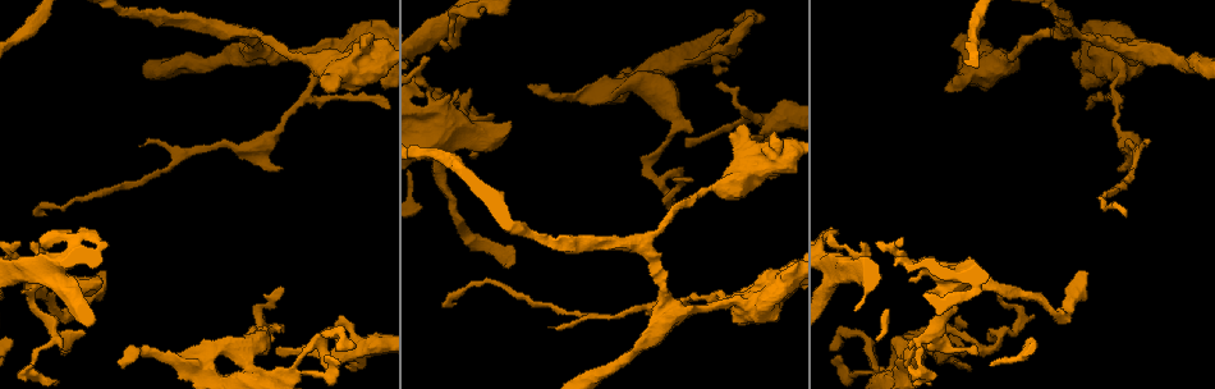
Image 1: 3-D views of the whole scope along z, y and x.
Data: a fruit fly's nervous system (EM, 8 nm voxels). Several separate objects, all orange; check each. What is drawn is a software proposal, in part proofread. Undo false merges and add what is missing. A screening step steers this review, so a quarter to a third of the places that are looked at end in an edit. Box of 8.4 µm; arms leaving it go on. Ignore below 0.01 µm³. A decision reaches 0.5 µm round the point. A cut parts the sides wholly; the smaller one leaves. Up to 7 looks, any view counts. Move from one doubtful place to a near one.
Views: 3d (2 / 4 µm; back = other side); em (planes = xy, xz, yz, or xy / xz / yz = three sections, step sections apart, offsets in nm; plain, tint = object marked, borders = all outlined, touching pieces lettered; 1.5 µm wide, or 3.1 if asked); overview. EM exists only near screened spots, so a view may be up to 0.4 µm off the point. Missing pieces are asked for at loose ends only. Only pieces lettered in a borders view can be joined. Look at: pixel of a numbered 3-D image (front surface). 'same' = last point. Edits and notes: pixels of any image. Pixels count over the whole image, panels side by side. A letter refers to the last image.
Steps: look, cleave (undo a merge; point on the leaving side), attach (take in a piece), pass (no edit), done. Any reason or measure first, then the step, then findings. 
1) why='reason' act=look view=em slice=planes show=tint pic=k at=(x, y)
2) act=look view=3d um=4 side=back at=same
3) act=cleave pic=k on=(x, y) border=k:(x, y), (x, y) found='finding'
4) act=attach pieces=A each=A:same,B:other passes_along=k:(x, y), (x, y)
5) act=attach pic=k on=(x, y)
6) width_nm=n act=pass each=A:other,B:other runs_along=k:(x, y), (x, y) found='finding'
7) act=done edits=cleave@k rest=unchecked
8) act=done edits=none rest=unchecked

why='branch stops here' act=look view=3d um=4 pic=1 at=(967, 366)

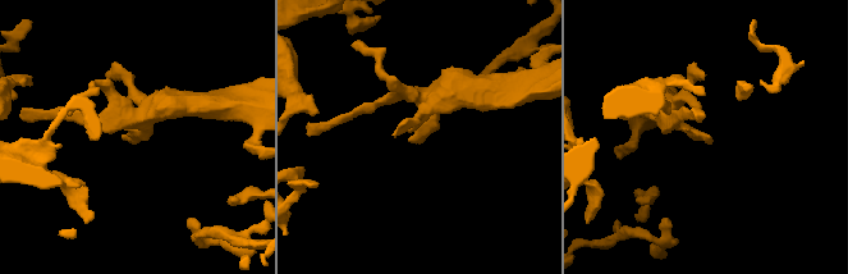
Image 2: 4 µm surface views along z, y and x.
act=look view=em slice=xy step=4 show=tint pic=2 at=(411, 139)

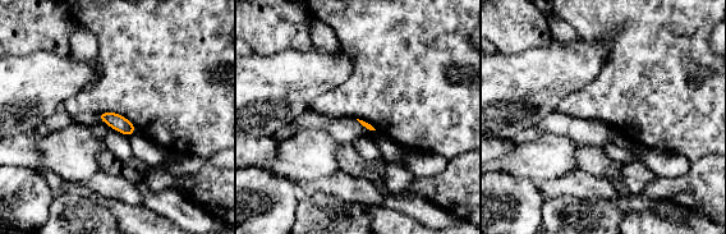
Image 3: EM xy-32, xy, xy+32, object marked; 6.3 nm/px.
why='cut it another way' act=look view=em slice=planes show=borders at=same

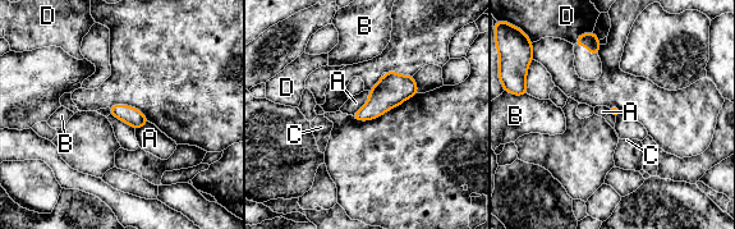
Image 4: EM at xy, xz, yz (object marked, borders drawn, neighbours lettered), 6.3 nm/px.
act=pass each=A:other,B:other,C:other,D:other border=4:(368, 91), (370, 97), (352, 115) found='no lettered piece goes on from it'

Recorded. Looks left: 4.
why='thick turns thin' act=look view=3d um=2 pic=1 at=(266, 331)

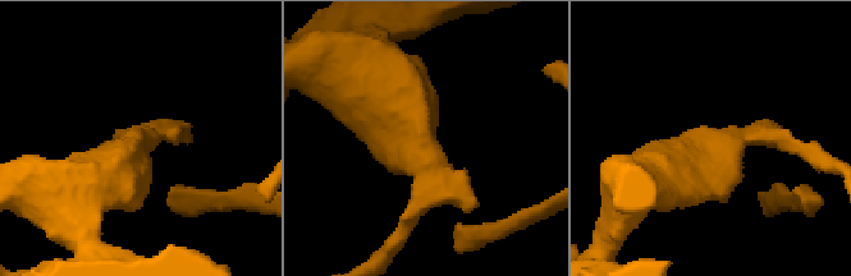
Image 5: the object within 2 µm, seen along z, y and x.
act=look view=em slice=planes show=plain pic=5 at=(424, 147)

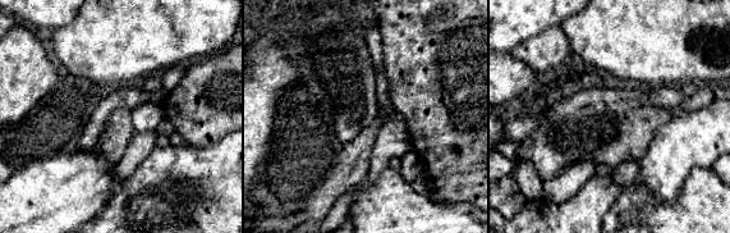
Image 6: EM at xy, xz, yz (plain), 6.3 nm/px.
why='what lies round it' act=look view=em slice=planes show=borders at=same

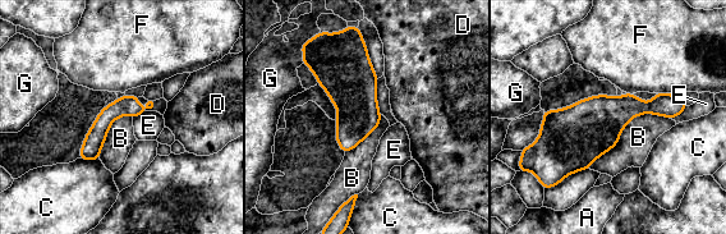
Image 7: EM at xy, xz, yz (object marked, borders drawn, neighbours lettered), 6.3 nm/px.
width_nm=80 act=pass each=A:other,B:other,C:other,D:other,E:other,F:other,G:other border=7:(669, 116), (635, 115), (587, 168) found='all the same cell'

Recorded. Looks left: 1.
act=done edits=none rest=unchecked

